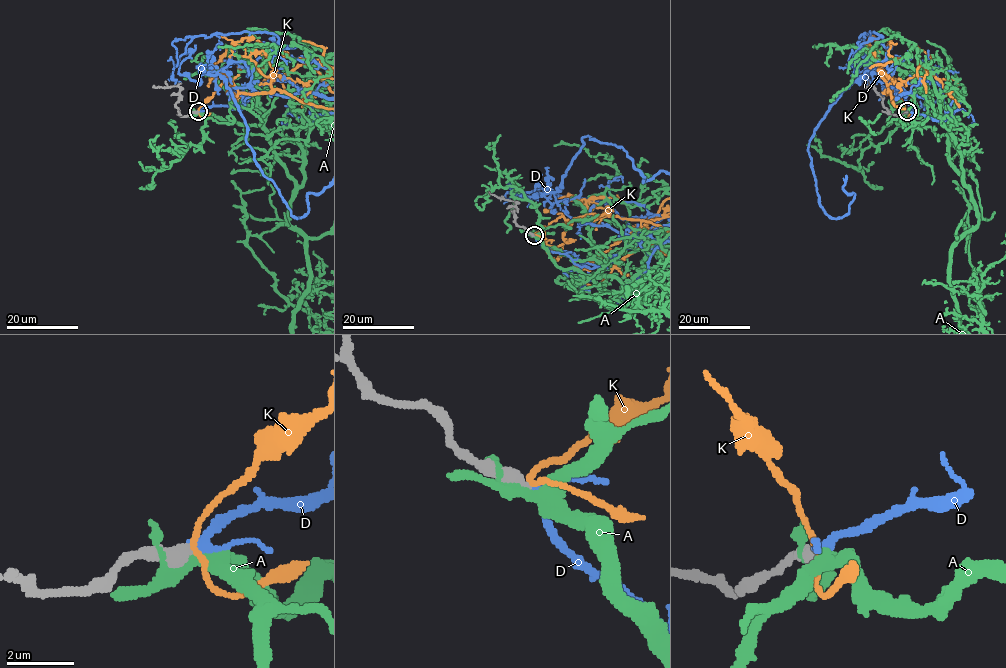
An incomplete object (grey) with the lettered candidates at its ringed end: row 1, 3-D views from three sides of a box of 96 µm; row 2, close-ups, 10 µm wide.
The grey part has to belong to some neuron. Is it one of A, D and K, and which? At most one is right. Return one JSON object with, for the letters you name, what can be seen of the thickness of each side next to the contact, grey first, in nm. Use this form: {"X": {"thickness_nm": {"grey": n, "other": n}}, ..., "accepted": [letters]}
{"D": {"thickness_nm": {"grey": 500, "other": 240}}, "accepted": ["D"]}

